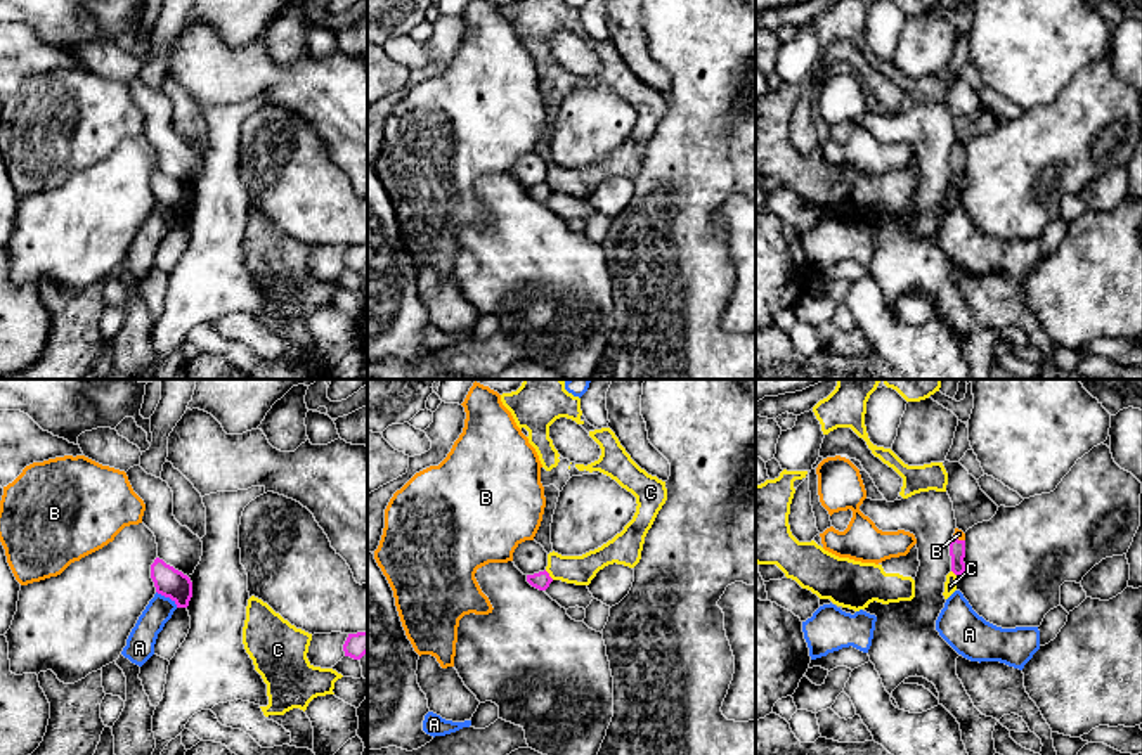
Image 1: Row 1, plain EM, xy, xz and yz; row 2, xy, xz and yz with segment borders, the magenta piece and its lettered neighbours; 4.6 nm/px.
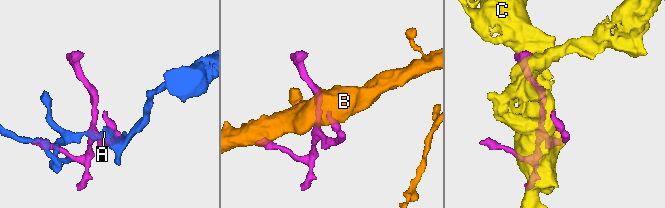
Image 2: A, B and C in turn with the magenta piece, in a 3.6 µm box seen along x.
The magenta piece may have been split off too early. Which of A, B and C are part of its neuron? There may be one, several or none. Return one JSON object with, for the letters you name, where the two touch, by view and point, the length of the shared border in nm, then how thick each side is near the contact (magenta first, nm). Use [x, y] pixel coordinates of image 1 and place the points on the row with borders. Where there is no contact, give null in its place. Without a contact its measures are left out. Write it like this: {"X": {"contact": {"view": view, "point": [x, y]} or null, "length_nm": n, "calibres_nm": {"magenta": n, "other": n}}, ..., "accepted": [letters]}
{"B": {"contact": {"view": "yz", "point": [957, 539]}, "length_nm": 60, "calibres_nm": {"magenta": 80, "other": 50}}, "accepted": ["B"]}

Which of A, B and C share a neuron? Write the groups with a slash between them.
A / B / C

